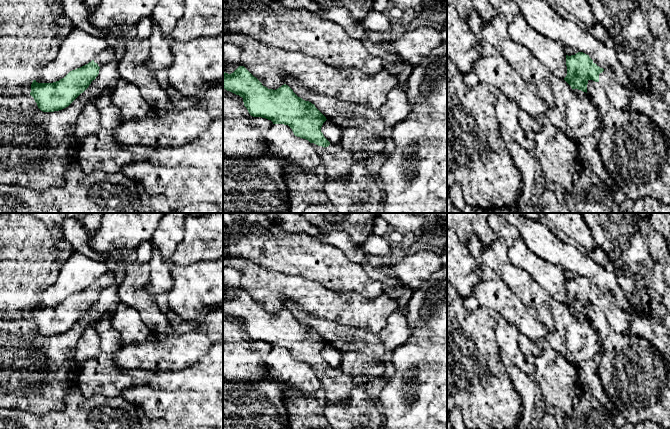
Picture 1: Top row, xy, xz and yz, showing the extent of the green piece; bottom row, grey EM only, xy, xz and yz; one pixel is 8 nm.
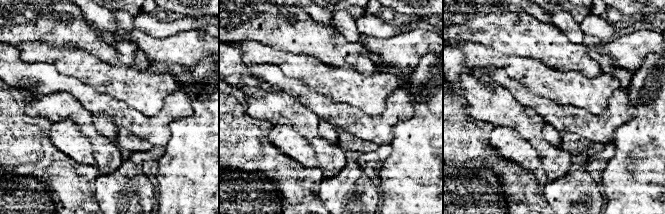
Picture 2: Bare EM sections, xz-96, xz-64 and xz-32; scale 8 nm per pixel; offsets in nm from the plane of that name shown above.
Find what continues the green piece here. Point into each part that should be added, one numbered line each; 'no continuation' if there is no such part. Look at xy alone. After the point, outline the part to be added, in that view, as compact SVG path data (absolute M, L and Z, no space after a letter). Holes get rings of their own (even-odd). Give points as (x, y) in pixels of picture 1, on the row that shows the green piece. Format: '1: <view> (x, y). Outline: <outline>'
1: xy (107, 55). Outline: M111 47L104 49L95 59L94 62L98 64L99 67L104 64L114 60L114 50Z

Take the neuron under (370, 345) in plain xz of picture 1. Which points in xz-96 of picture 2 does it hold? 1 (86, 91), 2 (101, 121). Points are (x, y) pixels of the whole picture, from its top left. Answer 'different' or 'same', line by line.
1: same
2: different

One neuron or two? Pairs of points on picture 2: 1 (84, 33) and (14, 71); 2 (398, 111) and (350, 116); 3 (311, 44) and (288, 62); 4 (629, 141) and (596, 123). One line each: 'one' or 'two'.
1: two
2: one
3: two
4: two

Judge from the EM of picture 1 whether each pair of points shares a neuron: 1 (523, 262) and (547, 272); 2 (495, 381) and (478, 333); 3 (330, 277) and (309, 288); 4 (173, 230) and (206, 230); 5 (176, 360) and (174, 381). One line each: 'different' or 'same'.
1: same
2: same
3: different
4: different
5: different

